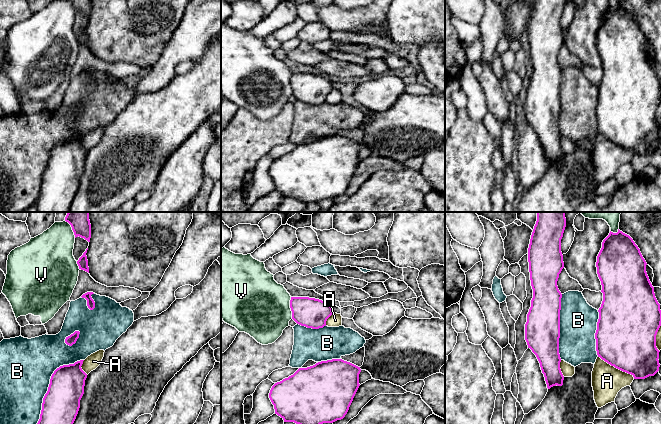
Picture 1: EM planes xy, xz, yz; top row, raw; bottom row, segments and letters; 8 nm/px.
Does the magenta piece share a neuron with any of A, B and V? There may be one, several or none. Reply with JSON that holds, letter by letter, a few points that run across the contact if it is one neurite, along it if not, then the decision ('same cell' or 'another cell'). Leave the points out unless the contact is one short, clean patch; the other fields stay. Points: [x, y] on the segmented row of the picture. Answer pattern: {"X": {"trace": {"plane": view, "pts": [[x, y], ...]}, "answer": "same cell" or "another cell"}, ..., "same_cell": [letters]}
{"A": {"answer": "another cell"}, "B": {"answer": "another cell"}, "V": {"answer": "another cell"}, "same_cell": []}

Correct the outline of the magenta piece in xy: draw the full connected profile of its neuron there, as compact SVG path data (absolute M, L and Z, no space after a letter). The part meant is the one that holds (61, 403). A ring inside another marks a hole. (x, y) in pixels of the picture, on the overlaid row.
M84 360L57 368L51 376L43 398L37 424L73 424L84 394L87 374L81 366Z

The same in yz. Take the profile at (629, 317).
M619 229L617 233L613 233L610 231L609 235L603 240L602 248L597 256L597 262L596 262L597 274L602 285L601 292L603 293L603 301L601 307L598 310L599 319L597 322L597 330L595 333L597 355L611 366L614 366L615 368L623 372L631 374L634 377L634 379L645 379L649 376L654 376L659 371L659 367L660 367L658 360L660 351L656 347L656 335L661 326L661 310L660 310L660 304L658 303L655 297L654 287L652 286L649 277L647 275L646 265L647 263L643 258L640 249L635 244L633 239L629 235L620 231Z

